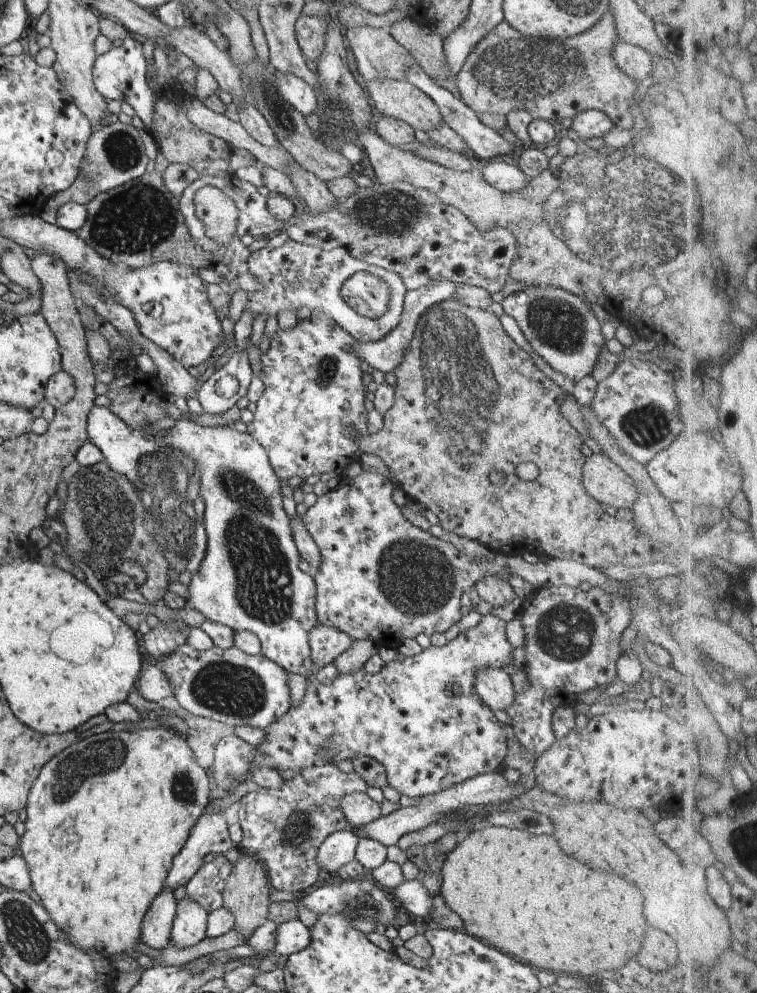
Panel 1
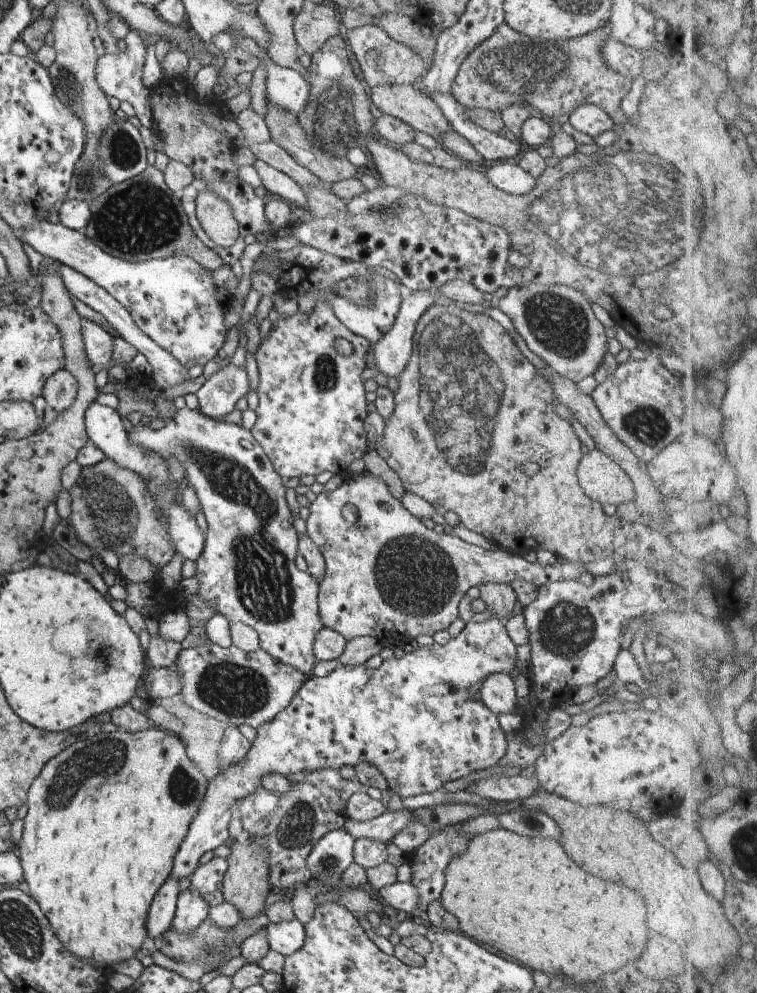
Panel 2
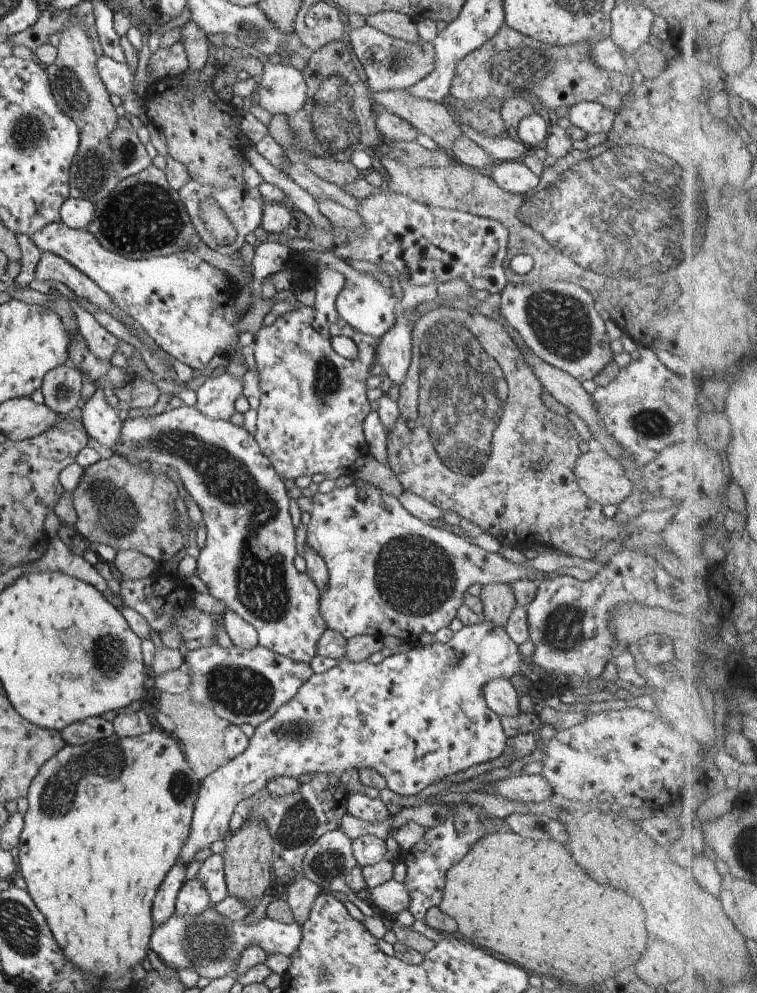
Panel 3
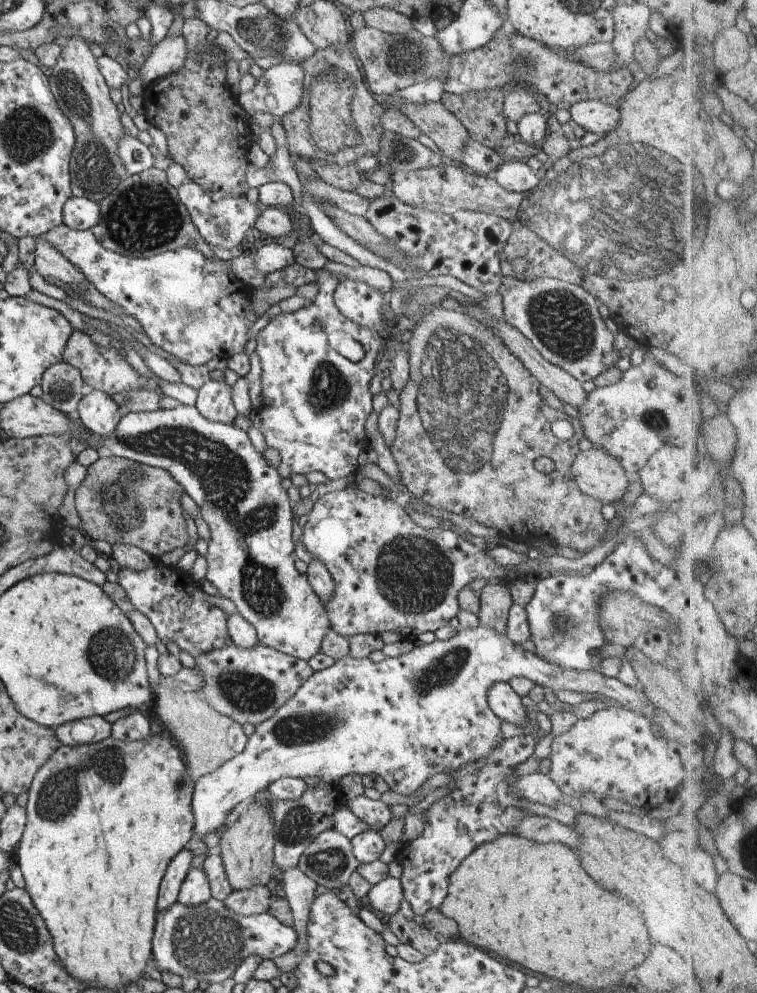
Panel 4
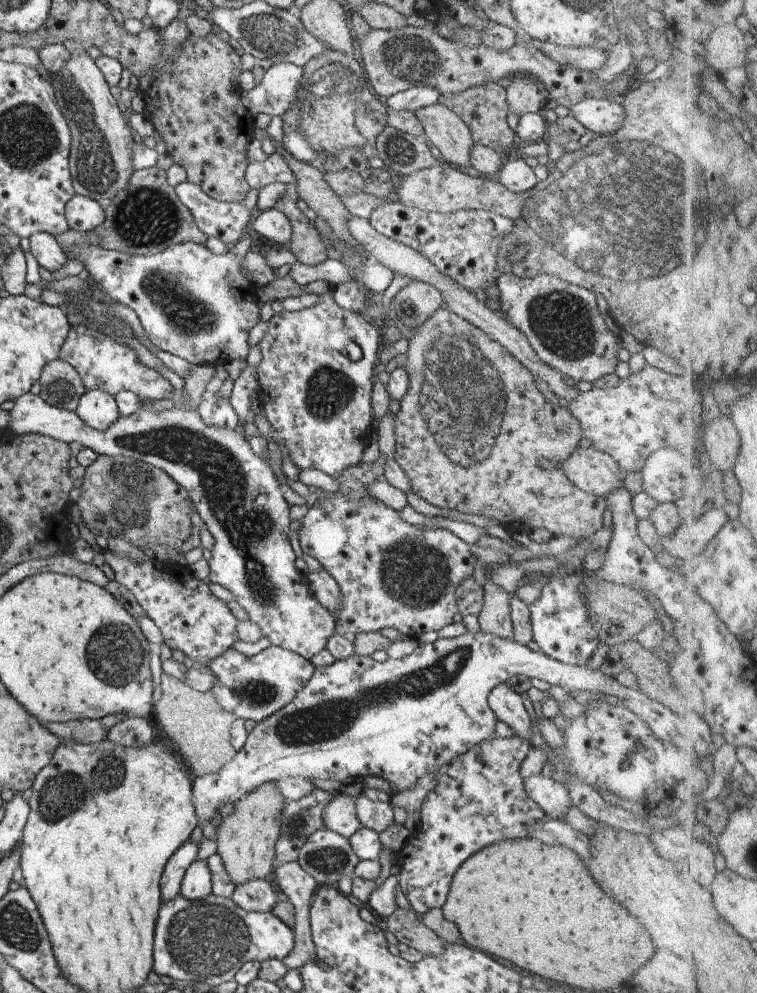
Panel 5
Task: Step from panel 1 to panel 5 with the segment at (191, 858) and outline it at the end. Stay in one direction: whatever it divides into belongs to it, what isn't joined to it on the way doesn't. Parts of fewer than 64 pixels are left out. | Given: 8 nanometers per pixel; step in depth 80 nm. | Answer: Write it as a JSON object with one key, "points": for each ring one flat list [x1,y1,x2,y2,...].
{"points":[[482,630,477,633,468,631,457,637,438,638,433,643,419,644,408,656,401,659,389,657,384,662,378,662,370,655,354,654,335,660,331,665,316,667,310,680,298,691,294,700,260,721,247,734,246,744,221,768,220,773,195,779,192,796,196,816,200,820,198,825,202,828,200,823,204,820,216,824,220,820,220,806,225,802,235,803,258,788,258,785,288,777,336,780,341,784,352,777,380,777,405,792,424,774,433,774,455,756,465,753,482,741,496,737,495,726,498,720,489,707,488,697,495,686,520,674,529,678,540,678,567,690,588,690,616,696,621,699,623,706,645,721,652,732,668,735,673,727,690,745,696,739,700,755,711,761,720,750,721,739,704,716,681,715,672,725,673,715,664,703,650,699,642,691,622,686,617,679,604,674,600,669,592,670,585,665,566,664,542,651,532,651,514,640,503,639]]}

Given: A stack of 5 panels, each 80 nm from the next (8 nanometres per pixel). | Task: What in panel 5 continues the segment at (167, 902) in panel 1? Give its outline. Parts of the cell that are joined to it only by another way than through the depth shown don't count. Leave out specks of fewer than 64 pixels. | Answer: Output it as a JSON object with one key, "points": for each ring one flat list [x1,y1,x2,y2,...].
{"points":[[190,839,183,842,170,856,161,876,163,902,181,894,182,881,188,867,196,860,199,846]]}

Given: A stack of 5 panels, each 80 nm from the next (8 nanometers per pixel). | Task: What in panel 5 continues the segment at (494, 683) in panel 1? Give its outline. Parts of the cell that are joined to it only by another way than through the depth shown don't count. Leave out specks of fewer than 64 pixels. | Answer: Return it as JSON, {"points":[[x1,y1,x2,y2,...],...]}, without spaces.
{"points":[[502,683,493,688,488,702,498,721,508,724,517,737,530,740,532,720,520,693,516,693,508,683]]}

